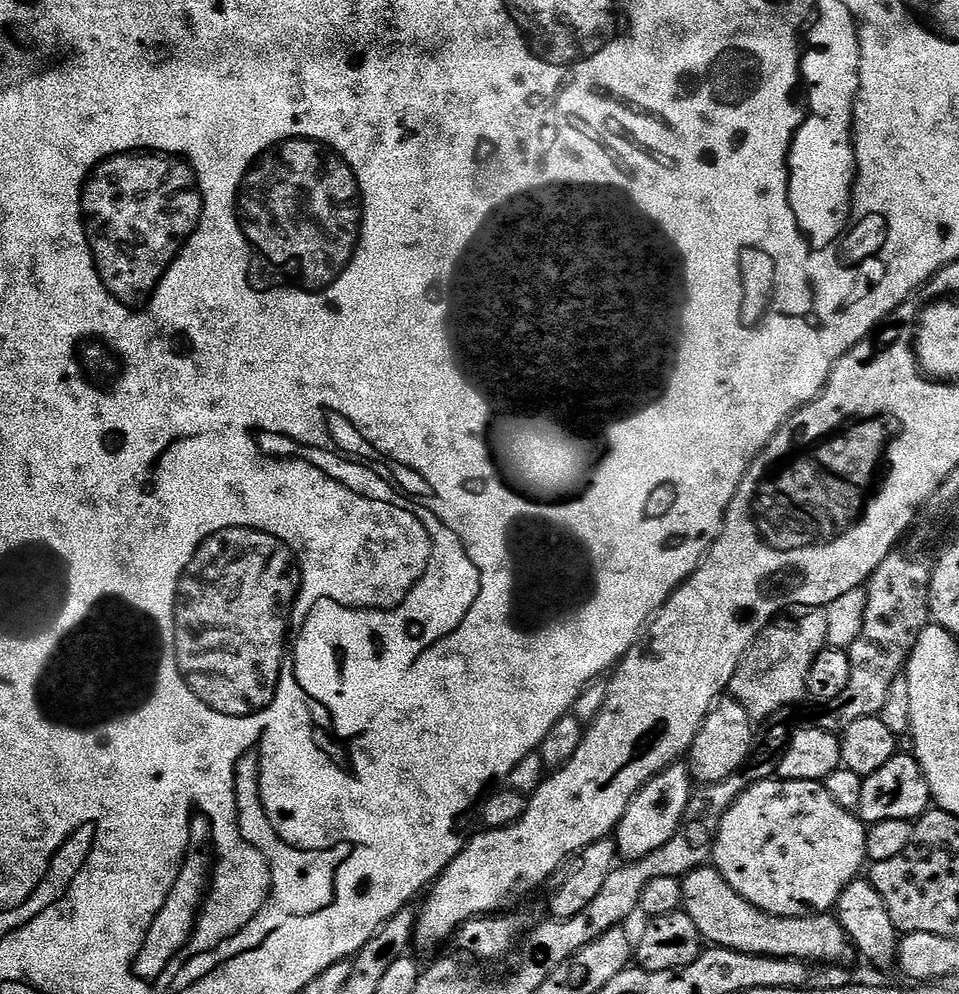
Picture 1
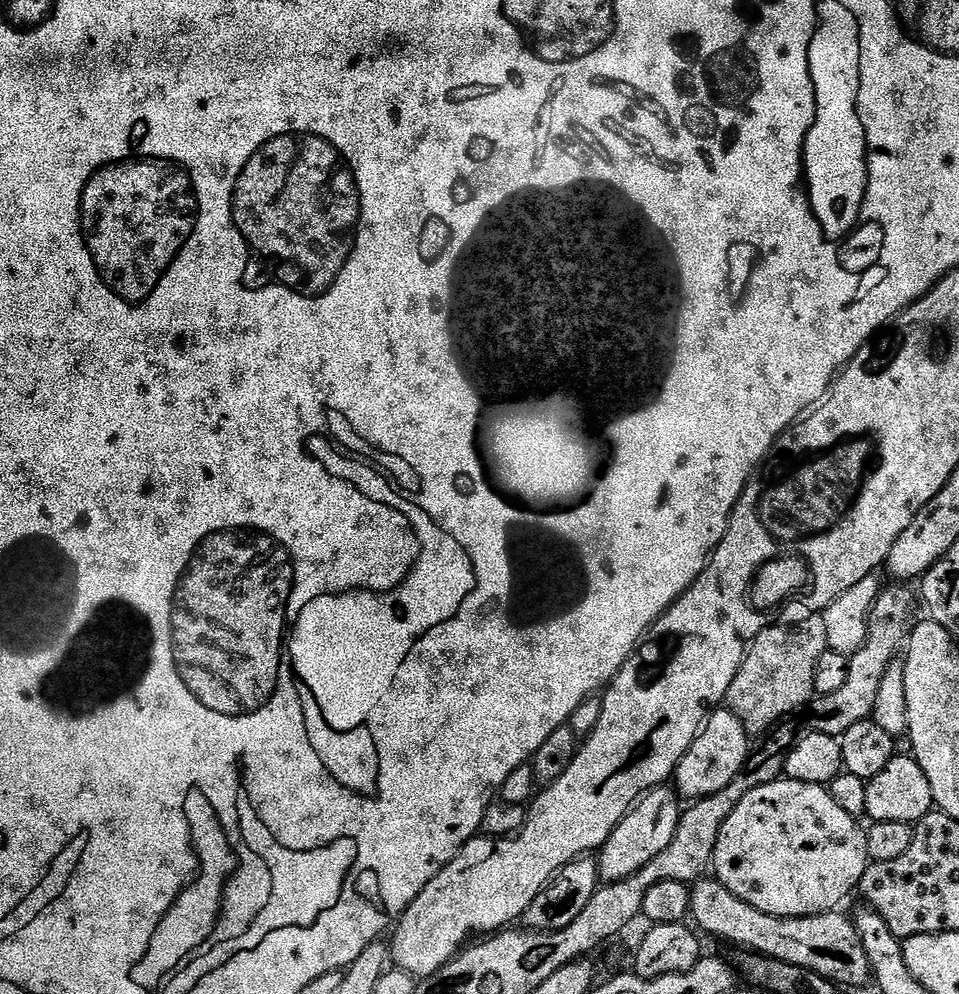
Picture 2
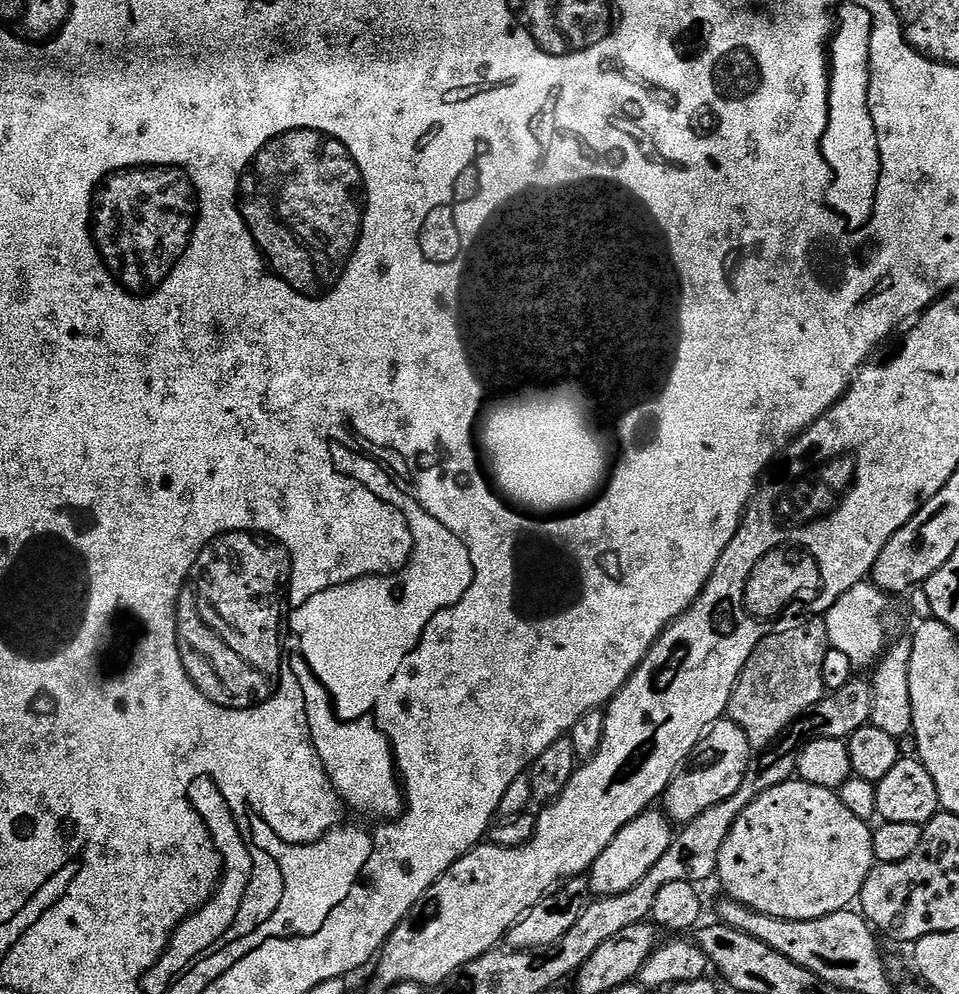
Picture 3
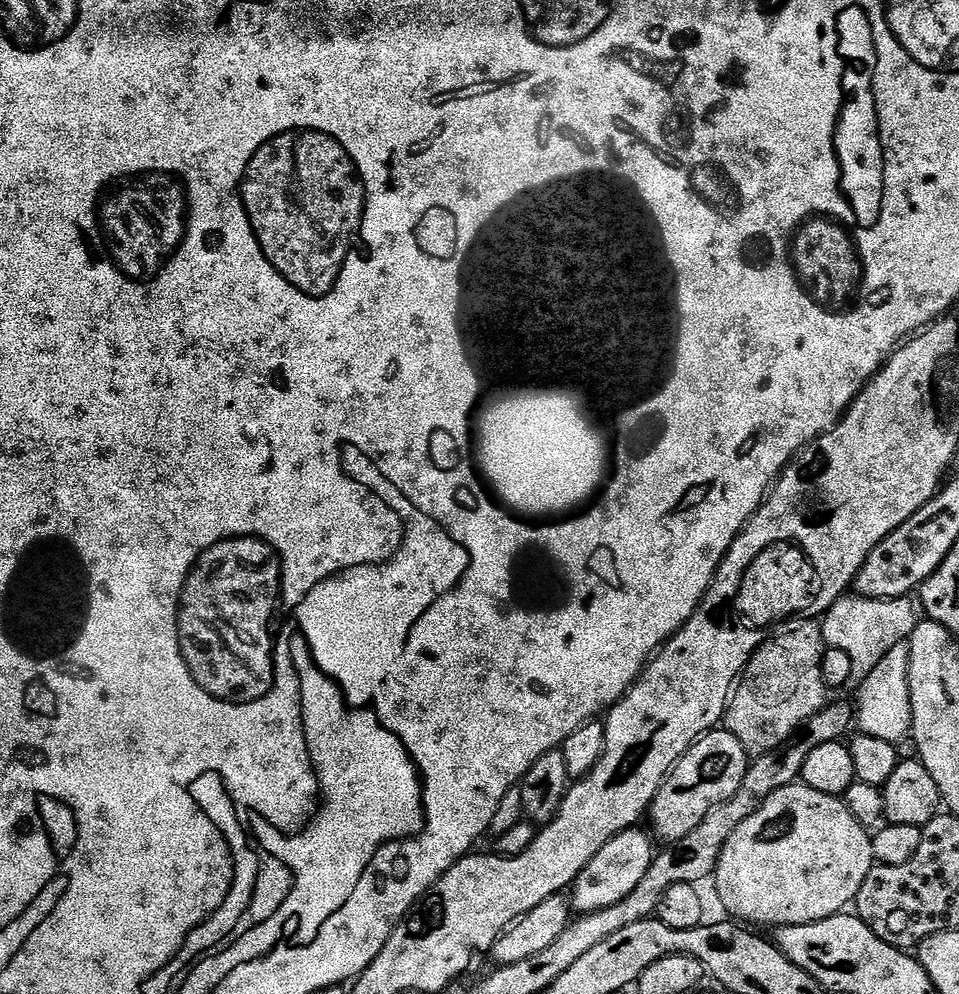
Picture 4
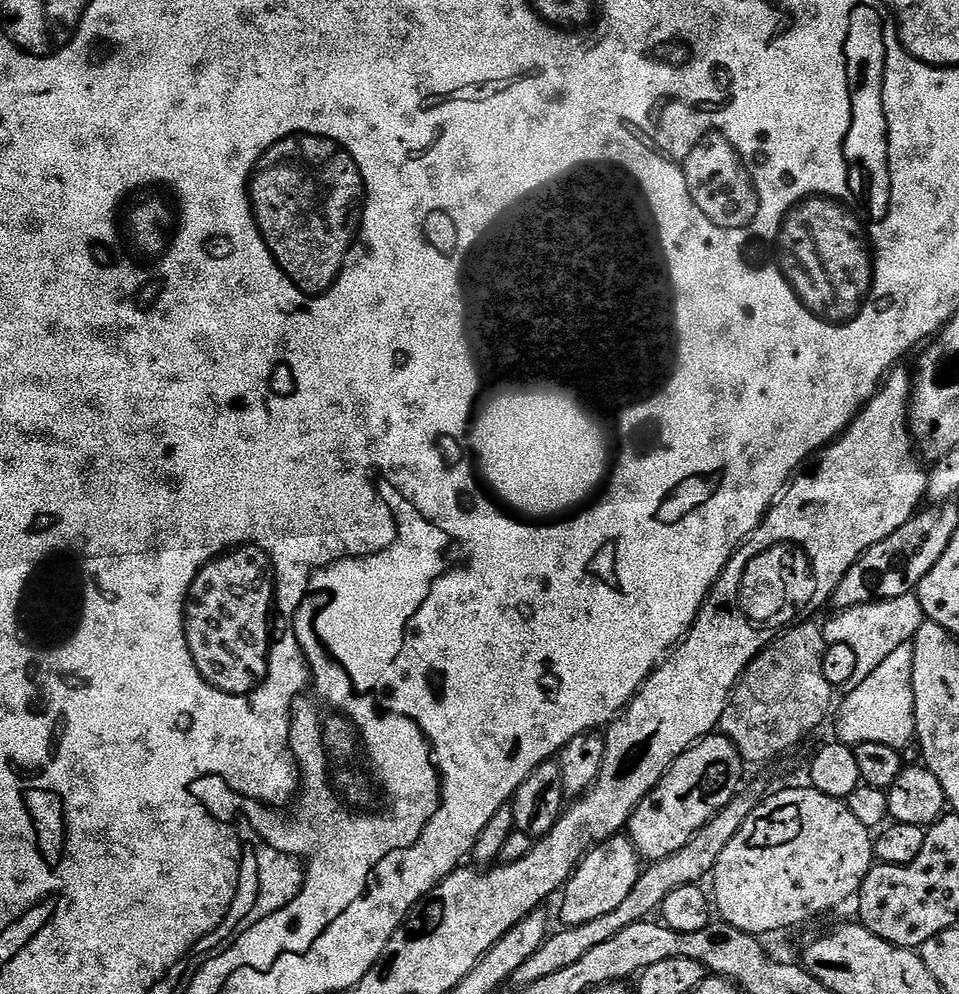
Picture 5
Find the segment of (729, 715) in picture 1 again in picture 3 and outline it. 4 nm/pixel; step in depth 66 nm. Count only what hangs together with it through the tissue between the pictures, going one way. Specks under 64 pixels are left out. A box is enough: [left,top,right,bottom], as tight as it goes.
[662,718,754,826]

